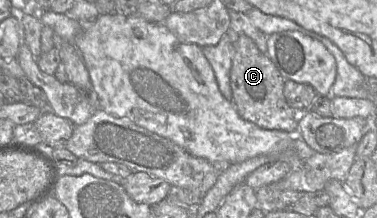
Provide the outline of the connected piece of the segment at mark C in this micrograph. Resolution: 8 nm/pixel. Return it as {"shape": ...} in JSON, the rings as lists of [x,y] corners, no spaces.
{"shape":[[[234,33],[234,56],[232,60],[230,82],[232,101],[239,115],[267,130],[281,130],[296,134],[298,115],[284,97],[284,82],[280,71],[267,54],[262,53],[255,42],[244,34]]]}

